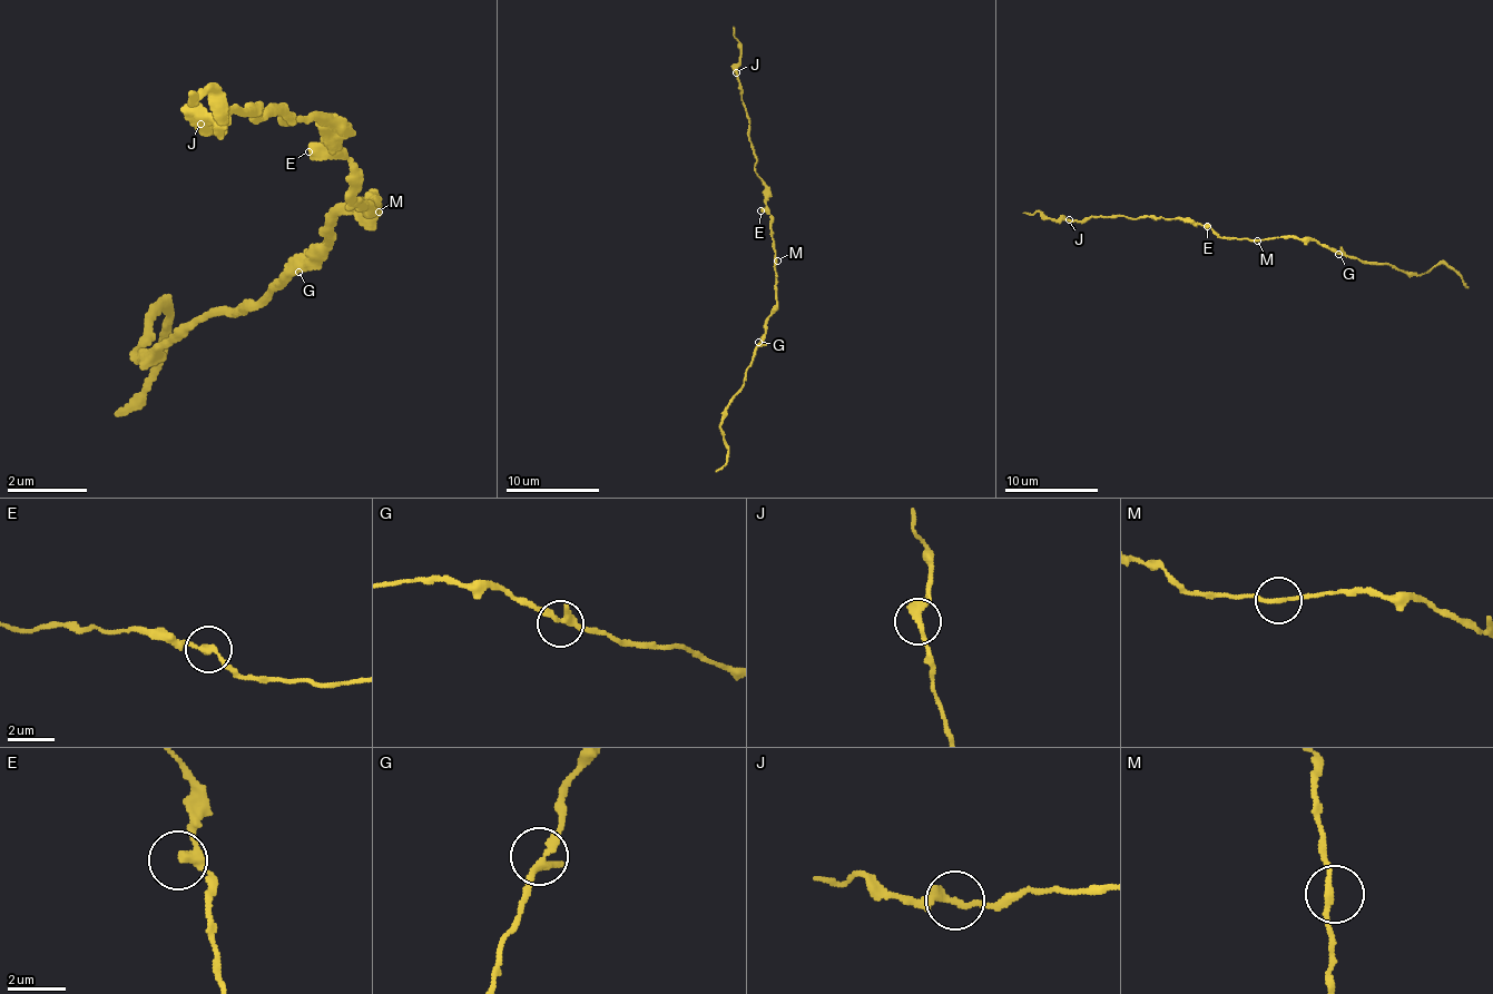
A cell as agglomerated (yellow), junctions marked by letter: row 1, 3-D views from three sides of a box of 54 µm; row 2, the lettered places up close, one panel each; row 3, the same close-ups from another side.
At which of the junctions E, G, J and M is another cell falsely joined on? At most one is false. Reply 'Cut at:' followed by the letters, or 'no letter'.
Cut at: no letter

